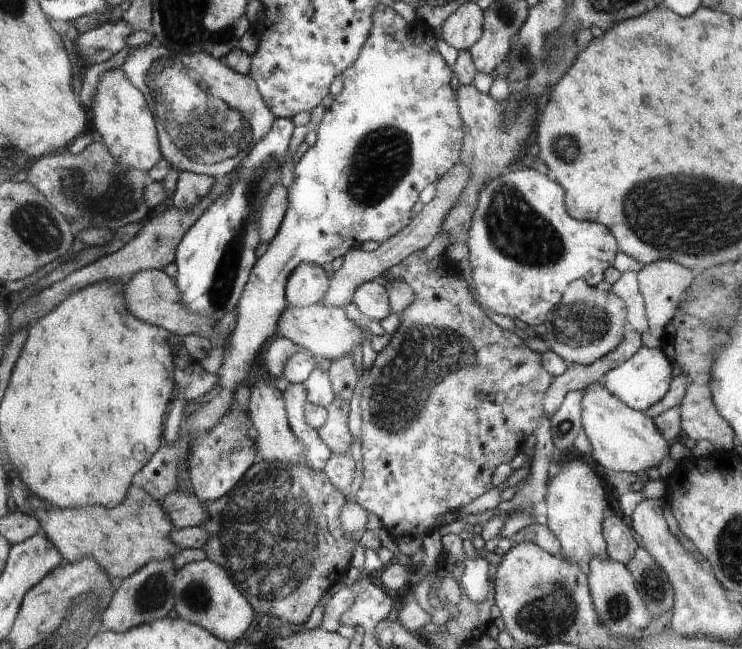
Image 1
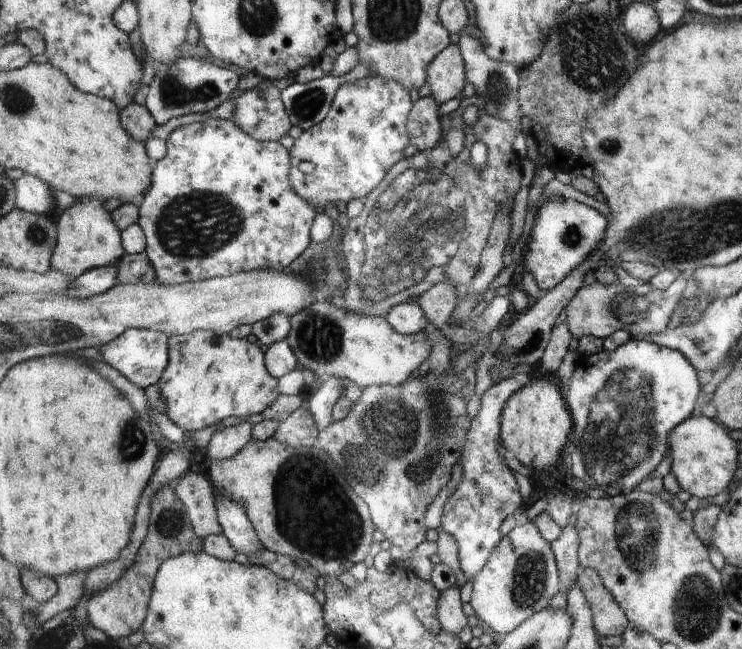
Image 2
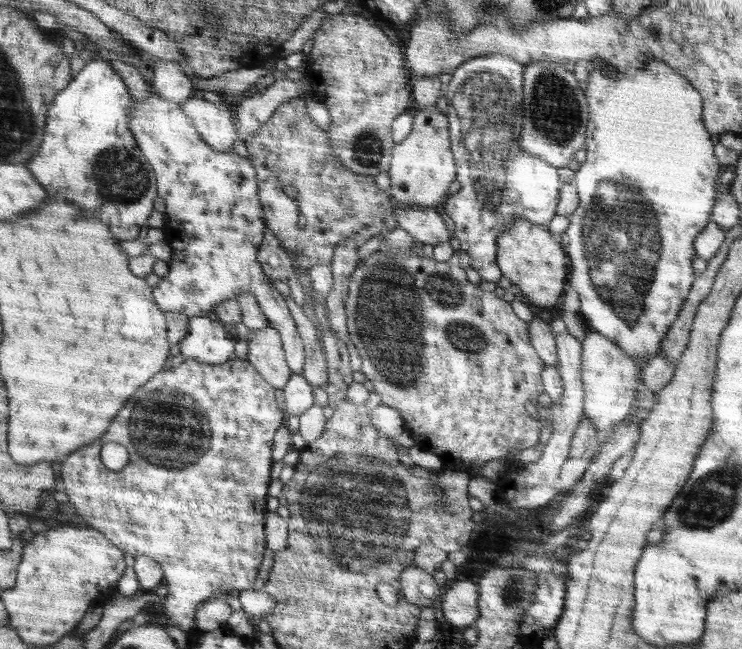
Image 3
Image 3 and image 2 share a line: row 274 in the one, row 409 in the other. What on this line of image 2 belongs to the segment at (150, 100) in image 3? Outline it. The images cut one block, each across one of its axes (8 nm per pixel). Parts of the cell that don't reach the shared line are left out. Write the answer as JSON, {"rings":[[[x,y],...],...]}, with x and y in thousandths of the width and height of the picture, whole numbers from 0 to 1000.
{"rings":[[[264,510],[228,518],[229,561],[212,589],[217,616],[224,622],[222,638],[249,666],[272,663],[311,643],[352,638],[377,609],[375,587],[360,569],[358,544],[344,529],[344,522],[319,522],[310,515],[288,510]]]}

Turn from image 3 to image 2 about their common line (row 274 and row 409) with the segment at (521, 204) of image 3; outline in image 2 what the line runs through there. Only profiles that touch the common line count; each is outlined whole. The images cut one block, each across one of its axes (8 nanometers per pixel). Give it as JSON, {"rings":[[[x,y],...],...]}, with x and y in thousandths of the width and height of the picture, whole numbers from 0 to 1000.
{"rings":[[[701,573],[685,586],[678,586],[662,595],[648,613],[648,626],[643,641],[636,647],[636,656],[629,669],[629,687],[625,689],[624,706],[620,710],[625,726],[625,738],[605,766],[598,780],[596,814],[617,835],[619,869],[632,897],[650,881],[652,871],[662,860],[662,854],[671,844],[677,832],[674,809],[690,792],[704,767],[698,758],[698,746],[687,723],[679,721],[668,687],[674,681],[675,656],[671,656],[671,641],[693,604],[699,602],[714,586],[714,576]]]}

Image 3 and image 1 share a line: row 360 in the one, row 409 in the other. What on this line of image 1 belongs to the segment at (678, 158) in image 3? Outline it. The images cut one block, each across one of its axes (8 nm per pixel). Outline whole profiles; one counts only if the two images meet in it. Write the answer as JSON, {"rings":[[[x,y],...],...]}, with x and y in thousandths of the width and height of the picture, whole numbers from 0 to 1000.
{"rings":[[[865,532],[848,553],[836,564],[821,570],[811,582],[809,592],[823,602],[830,613],[845,621],[853,630],[869,633],[880,630],[887,619],[898,610],[904,598],[907,562],[894,539],[877,538]]]}

